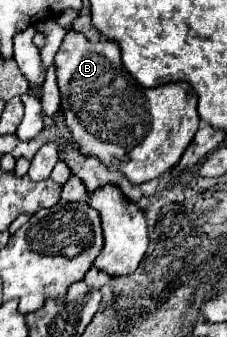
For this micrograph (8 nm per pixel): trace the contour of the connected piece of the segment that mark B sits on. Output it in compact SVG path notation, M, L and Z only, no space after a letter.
M68 29L56 57L54 57L64 123L72 133L72 139L78 143L78 149L84 157L96 157L108 169L124 173L132 185L142 185L152 181L166 171L170 171L182 157L184 149L190 145L194 133L198 131L198 113L196 113L196 93L188 83L166 83L160 87L140 87L136 79L124 69L120 45L112 39L100 39L92 43L84 33Z

